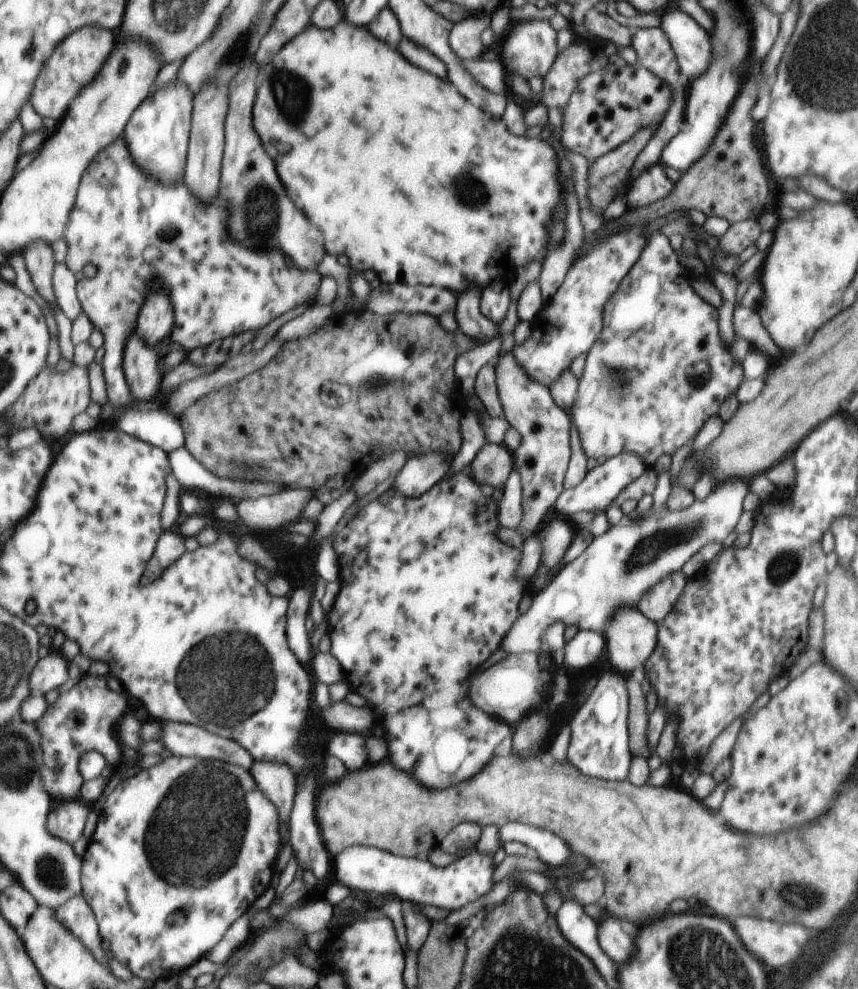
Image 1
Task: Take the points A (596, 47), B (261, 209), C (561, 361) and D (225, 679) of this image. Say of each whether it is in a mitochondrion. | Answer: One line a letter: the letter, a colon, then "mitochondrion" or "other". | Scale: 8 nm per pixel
A: other
B: mitochondrion
C: other
D: mitochondrion

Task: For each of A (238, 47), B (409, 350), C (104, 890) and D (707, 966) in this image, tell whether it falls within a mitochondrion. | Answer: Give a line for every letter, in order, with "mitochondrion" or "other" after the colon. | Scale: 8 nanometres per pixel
A: mitochondrion
B: other
C: other
D: mitochondrion

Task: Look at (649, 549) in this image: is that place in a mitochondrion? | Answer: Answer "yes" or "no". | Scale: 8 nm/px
yes

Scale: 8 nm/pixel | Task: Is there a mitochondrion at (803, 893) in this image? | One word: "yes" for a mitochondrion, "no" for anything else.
yes

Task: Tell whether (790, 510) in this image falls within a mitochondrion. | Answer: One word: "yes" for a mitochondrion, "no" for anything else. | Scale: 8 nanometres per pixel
no

